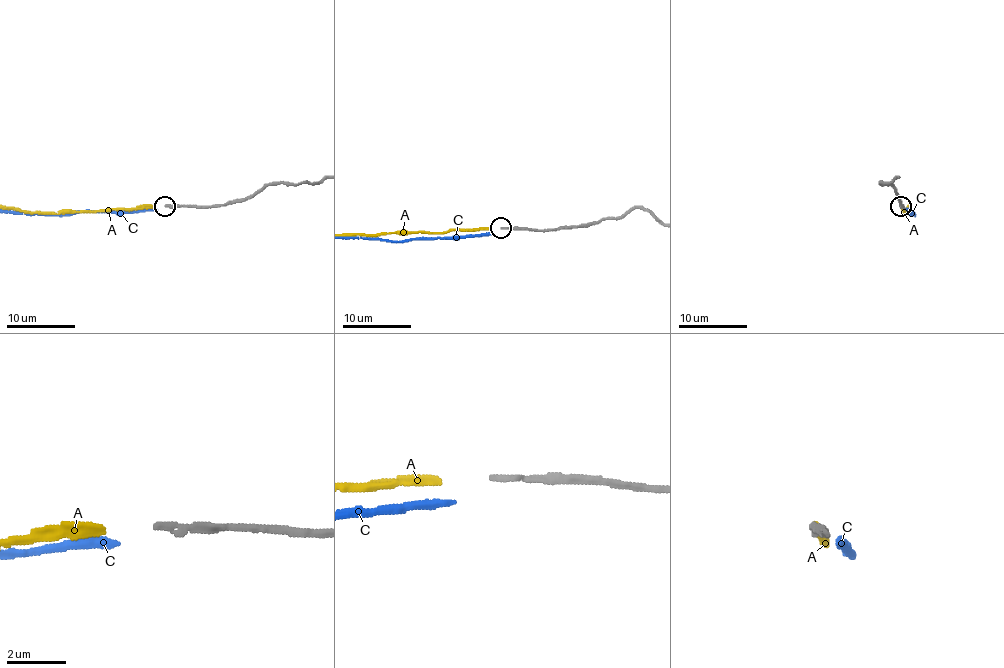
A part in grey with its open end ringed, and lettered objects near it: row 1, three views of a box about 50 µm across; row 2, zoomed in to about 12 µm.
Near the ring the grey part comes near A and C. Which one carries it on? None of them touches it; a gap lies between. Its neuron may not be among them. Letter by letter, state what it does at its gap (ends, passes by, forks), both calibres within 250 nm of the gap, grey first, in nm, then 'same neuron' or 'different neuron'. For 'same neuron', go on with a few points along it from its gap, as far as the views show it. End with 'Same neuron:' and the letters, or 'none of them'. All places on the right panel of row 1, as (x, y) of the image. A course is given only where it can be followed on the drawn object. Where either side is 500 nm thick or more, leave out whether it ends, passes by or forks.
A: it ends there; 180 nm thick on the grey side, 260 nm on the other; same neuron
C: it ends there; 180 nm thick on the grey side, 280 nm on the other; different neuron
Same neuron: A

